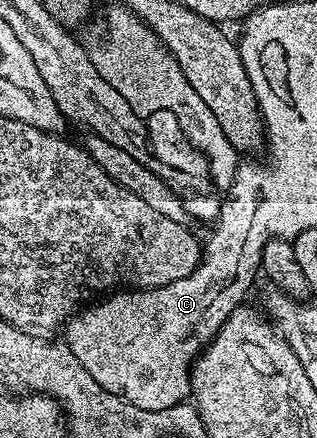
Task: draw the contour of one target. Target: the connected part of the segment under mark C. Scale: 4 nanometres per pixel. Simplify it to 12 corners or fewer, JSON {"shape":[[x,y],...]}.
{"shape":[[225,223],[190,276],[69,316],[96,385],[149,411],[245,299],[270,240]]}

